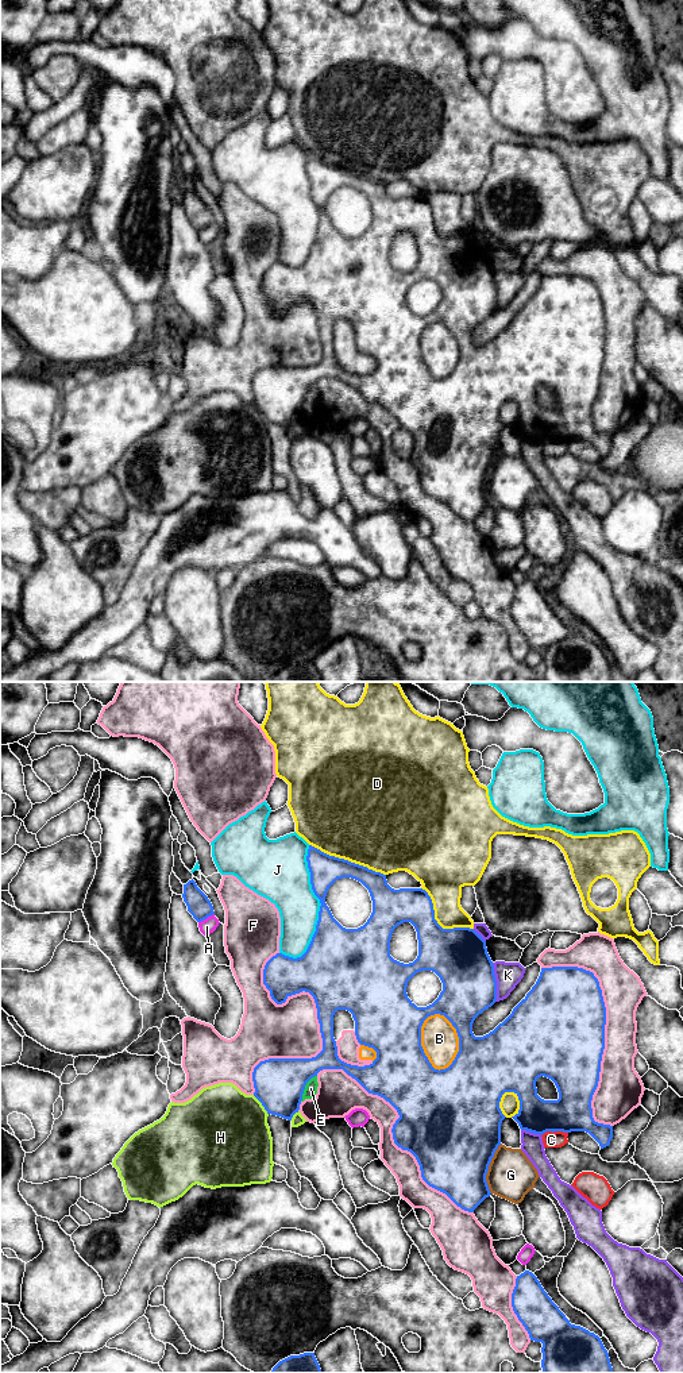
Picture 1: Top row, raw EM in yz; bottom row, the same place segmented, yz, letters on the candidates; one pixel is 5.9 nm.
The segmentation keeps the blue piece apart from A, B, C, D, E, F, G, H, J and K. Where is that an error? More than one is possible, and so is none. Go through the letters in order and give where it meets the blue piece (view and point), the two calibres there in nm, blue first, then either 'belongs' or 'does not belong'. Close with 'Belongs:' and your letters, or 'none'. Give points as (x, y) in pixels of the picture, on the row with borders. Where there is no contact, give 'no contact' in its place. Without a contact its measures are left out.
A: meets blue in yz at (205, 918); 140 nm thick on the blue side, 90 nm on the other; does not belong
B: meets blue in yz at (420, 1041); 360 nm thick on the blue side, 220 nm on the other; does not belong
C: meets blue in yz at (554, 1132); 220 nm thick on the blue side, 100 nm on the other; does not belong
D: meets blue in yz at (347, 860); 180 nm thick on the blue side, 500 nm on the other; does not belong
E: meets blue in yz at (304, 1087); 300 nm thick on the blue side, 80 nm on the other; does not belong
F: meets blue in yz at (320, 1026); 280 nm thick on the blue side, 340 nm on the other; does not belong
G: meets blue in yz at (487, 1168); 480 nm thick on the blue side, 280 nm on the other; does not belong
H: meets blue in yz at (262, 1105); 300 nm thick on the blue side, 460 nm on the other; does not belong
J: meets blue in yz at (321, 905); 260 nm thick on the blue side, 280 nm on the other; does not belong
K: meets blue in yz at (496, 982); 320 nm thick on the blue side, 160 nm on the other; does not belong
Belongs: none

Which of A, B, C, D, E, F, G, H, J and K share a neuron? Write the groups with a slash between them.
A / B E F / C / D / G / H / J / K

